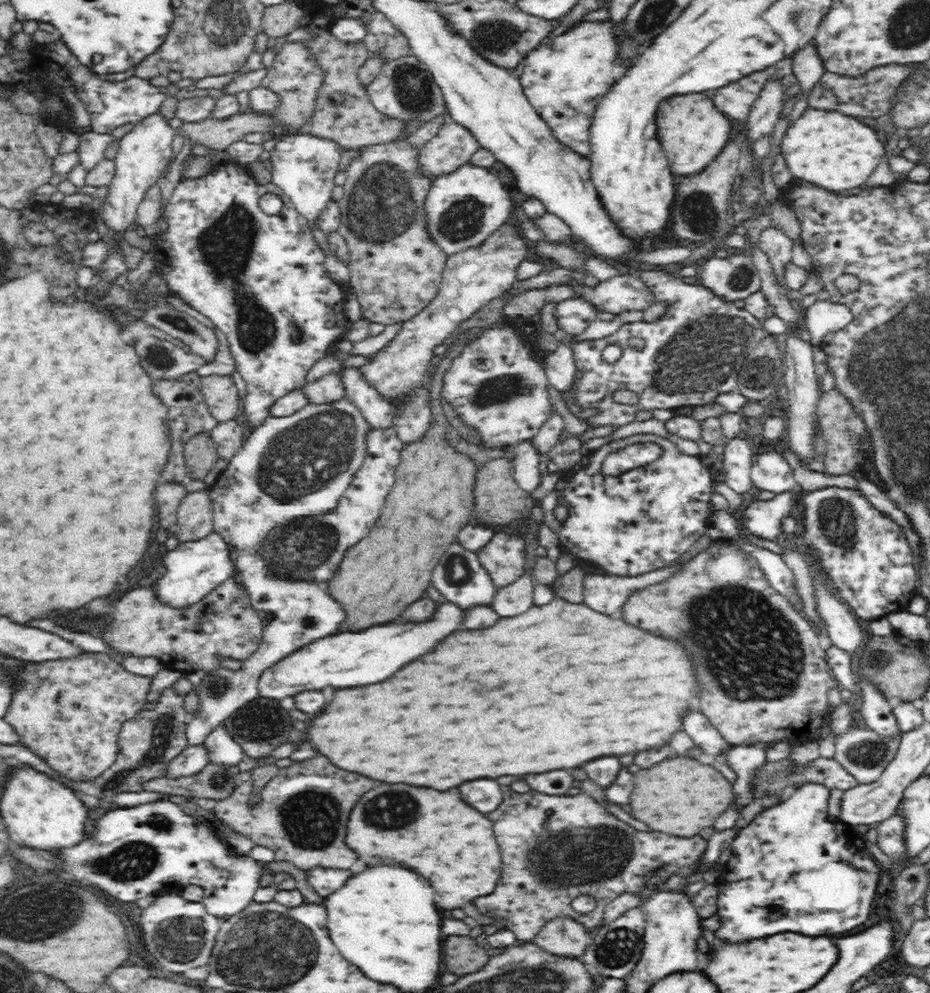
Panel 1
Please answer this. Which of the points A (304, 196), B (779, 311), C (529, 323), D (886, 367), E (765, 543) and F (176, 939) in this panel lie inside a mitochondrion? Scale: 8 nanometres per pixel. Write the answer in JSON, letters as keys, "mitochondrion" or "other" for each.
{"A":"other","B":"other","C":"other","D":"mitochondrion","E":"other","F":"mitochondrion"}

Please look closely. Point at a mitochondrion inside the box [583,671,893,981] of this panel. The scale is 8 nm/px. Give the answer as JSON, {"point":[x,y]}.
{"point":[619,947]}

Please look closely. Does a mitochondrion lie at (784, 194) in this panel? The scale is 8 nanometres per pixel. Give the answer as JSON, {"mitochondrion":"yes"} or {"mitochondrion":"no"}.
{"mitochondrion":"no"}

